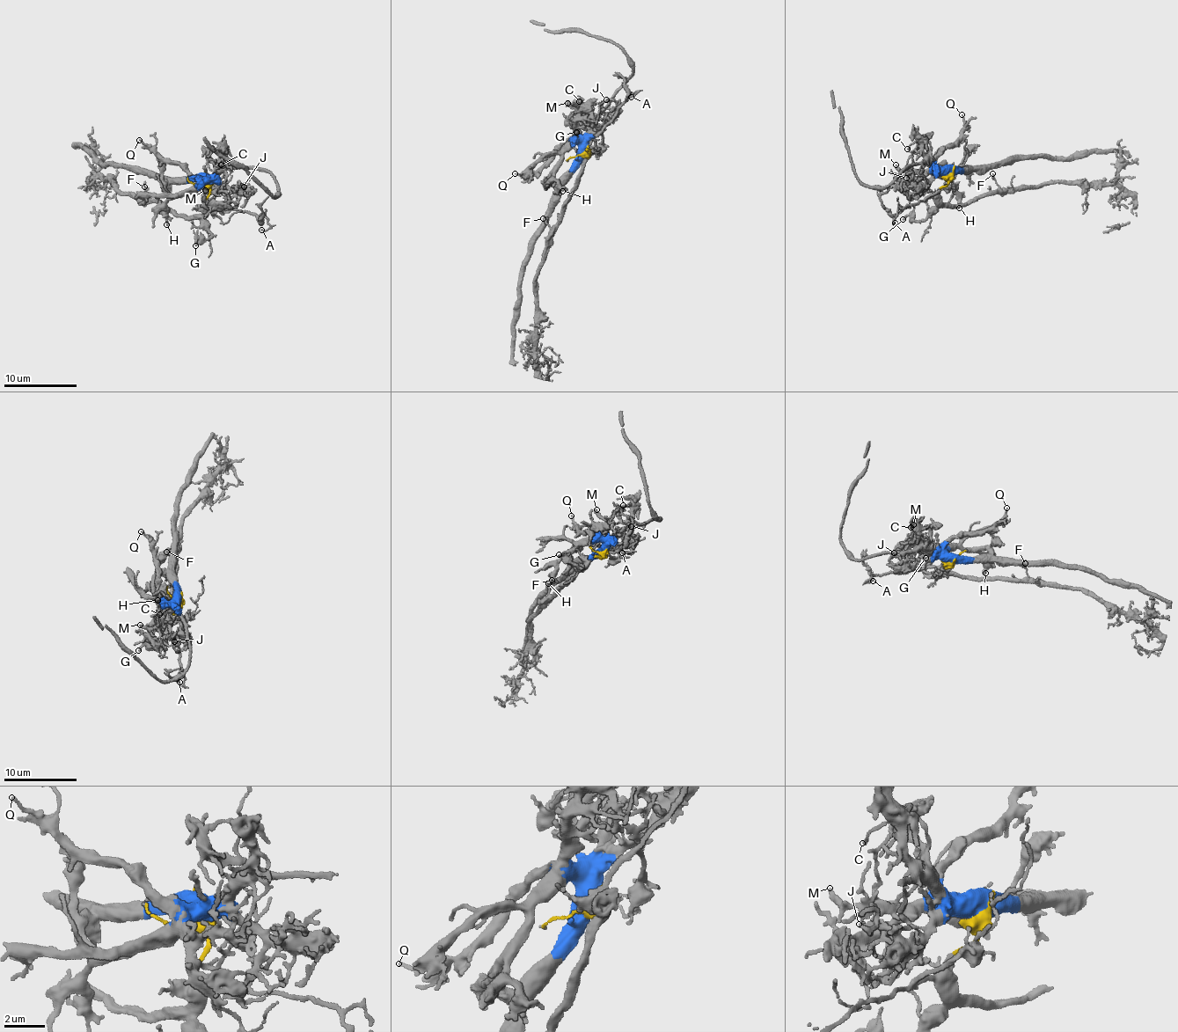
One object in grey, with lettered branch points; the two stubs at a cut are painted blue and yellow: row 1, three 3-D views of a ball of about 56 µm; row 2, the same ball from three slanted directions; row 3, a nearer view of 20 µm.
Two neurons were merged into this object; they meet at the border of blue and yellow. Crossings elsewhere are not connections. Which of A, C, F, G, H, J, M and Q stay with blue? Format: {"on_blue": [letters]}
{"on_blue": ["C", "H", "J", "M", "Q"]}

